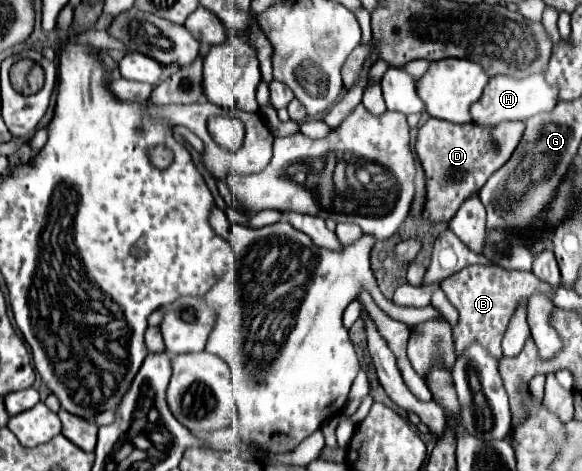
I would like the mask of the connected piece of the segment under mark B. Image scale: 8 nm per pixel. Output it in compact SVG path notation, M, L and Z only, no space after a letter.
M470 265L462 271L450 275L440 283L448 301L458 309L460 319L452 327L452 337L456 345L456 355L460 357L472 343L482 345L494 359L502 357L502 337L504 331L522 301L528 301L534 293L542 293L552 301L554 287L540 281L532 271L506 271L496 269L496 265Z

